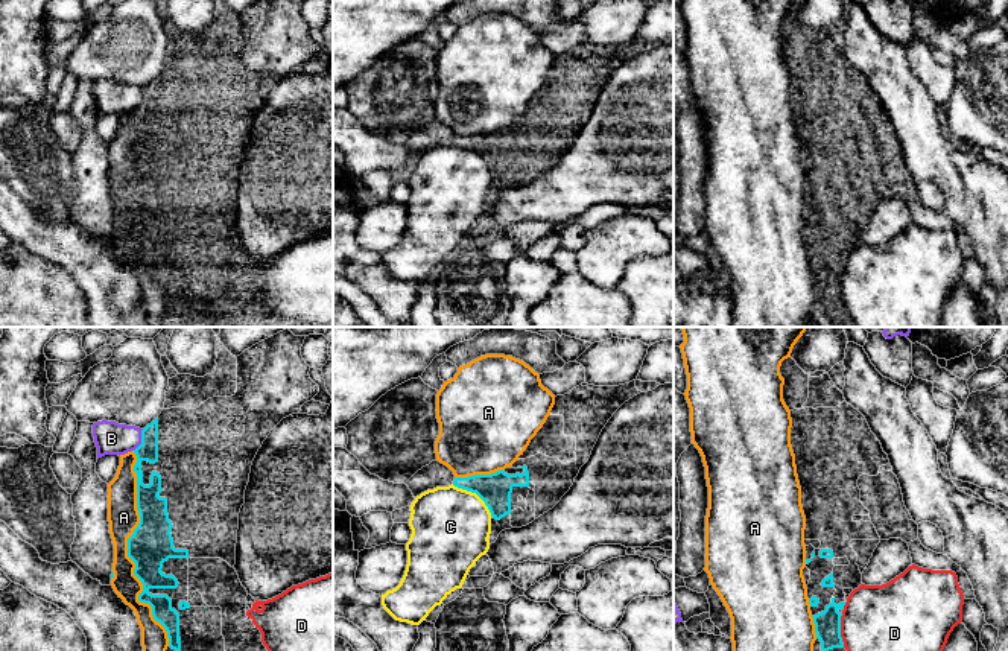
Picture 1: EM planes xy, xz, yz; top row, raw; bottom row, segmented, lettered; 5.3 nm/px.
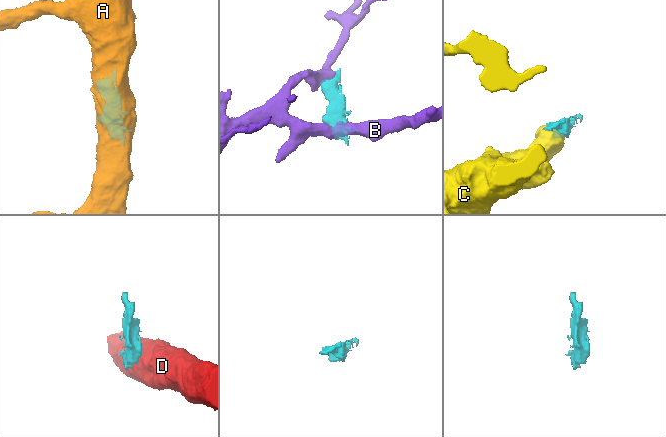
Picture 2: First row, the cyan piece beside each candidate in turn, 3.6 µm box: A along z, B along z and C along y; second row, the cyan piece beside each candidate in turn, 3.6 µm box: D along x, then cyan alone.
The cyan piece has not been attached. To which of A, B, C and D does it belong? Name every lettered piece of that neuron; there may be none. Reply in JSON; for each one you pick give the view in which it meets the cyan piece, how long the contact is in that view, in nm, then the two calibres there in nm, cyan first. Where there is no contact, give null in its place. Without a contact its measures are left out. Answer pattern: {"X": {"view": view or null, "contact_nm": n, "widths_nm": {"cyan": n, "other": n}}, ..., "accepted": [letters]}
{"accepted": []}

